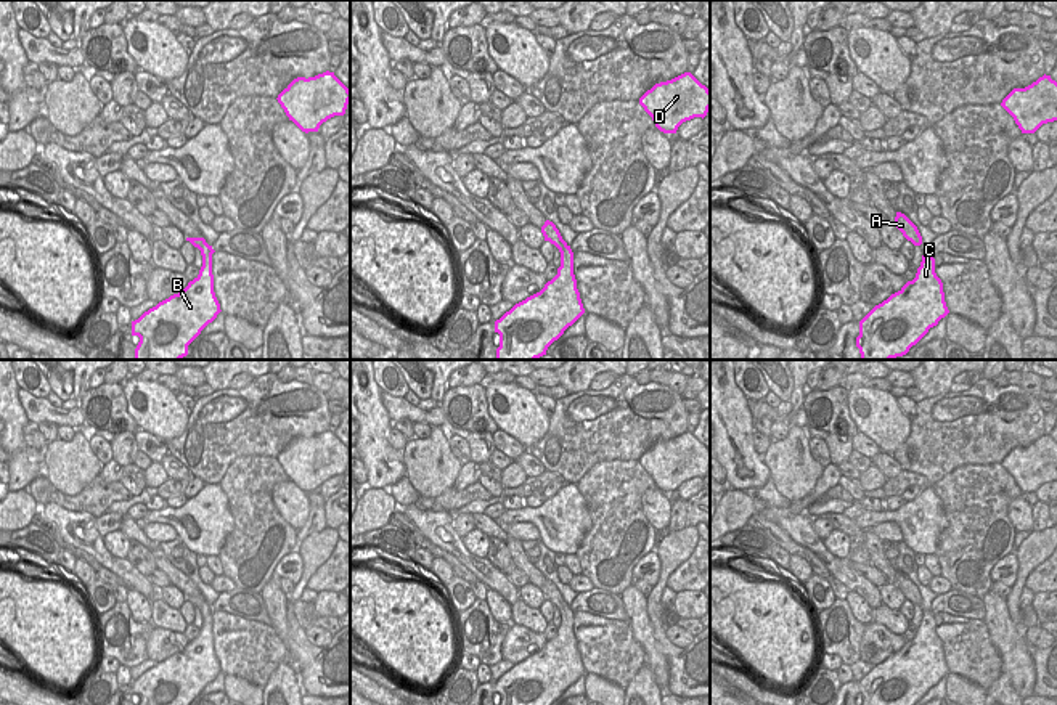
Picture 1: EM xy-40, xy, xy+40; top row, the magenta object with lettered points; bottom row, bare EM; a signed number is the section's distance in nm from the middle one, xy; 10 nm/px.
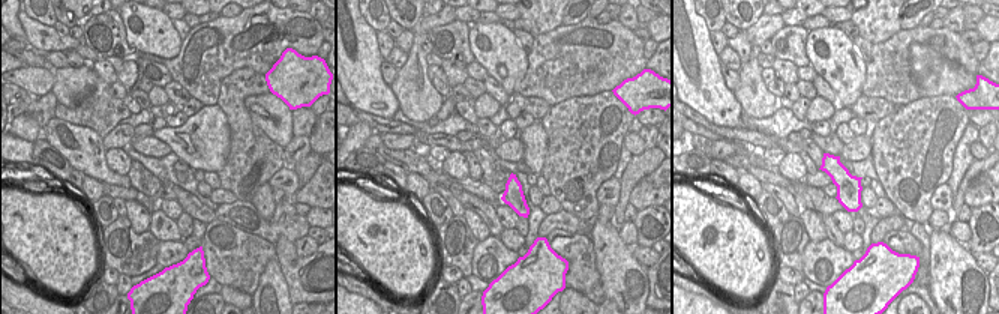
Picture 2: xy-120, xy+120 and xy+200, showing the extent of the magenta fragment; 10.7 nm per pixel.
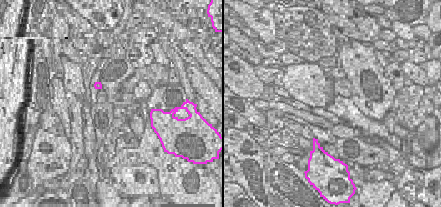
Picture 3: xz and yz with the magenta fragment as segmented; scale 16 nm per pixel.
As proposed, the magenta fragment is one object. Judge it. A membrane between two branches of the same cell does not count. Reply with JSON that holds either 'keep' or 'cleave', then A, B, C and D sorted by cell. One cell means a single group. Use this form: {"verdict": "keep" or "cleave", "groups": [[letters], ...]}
{"verdict": "keep", "groups": [["A", "B", "C", "D"]]}

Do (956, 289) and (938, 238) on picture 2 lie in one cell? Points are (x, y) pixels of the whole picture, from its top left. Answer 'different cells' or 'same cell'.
same cell

